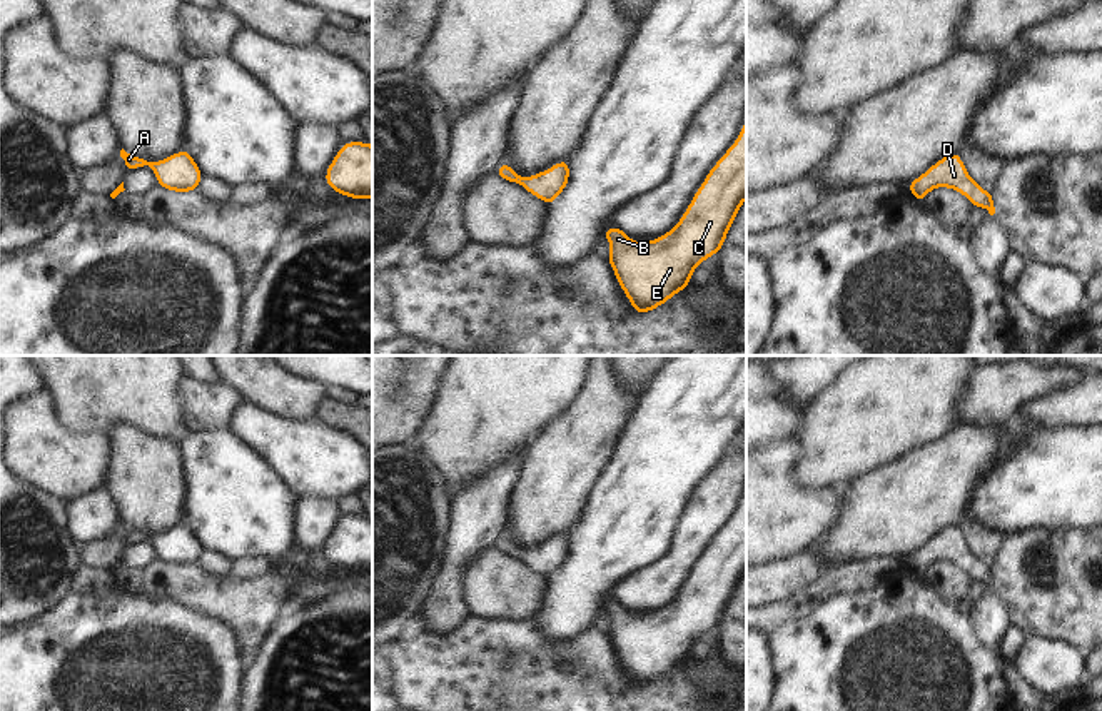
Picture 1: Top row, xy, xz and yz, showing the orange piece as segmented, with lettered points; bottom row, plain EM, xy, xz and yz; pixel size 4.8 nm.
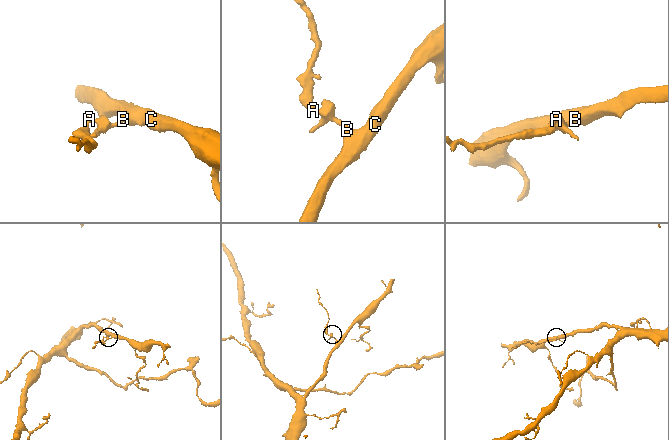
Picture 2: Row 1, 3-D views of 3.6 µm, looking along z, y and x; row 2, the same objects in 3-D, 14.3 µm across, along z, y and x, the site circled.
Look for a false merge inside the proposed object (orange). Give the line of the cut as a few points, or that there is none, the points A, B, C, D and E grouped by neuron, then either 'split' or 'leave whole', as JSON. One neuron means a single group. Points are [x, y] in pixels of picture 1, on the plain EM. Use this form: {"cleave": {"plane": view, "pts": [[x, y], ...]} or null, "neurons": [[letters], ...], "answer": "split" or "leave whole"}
{"cleave": null, "neurons": [["A", "B", "C", "D", "E"]], "answer": "leave whole"}

